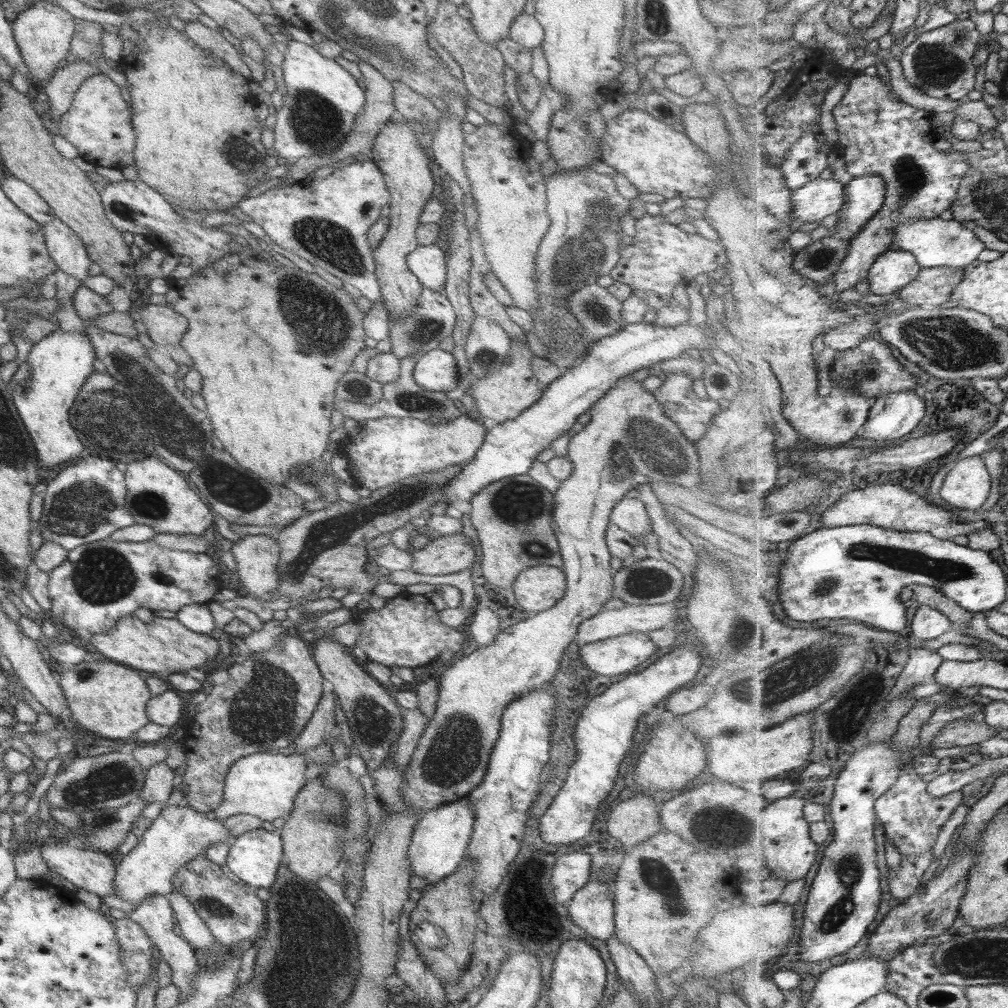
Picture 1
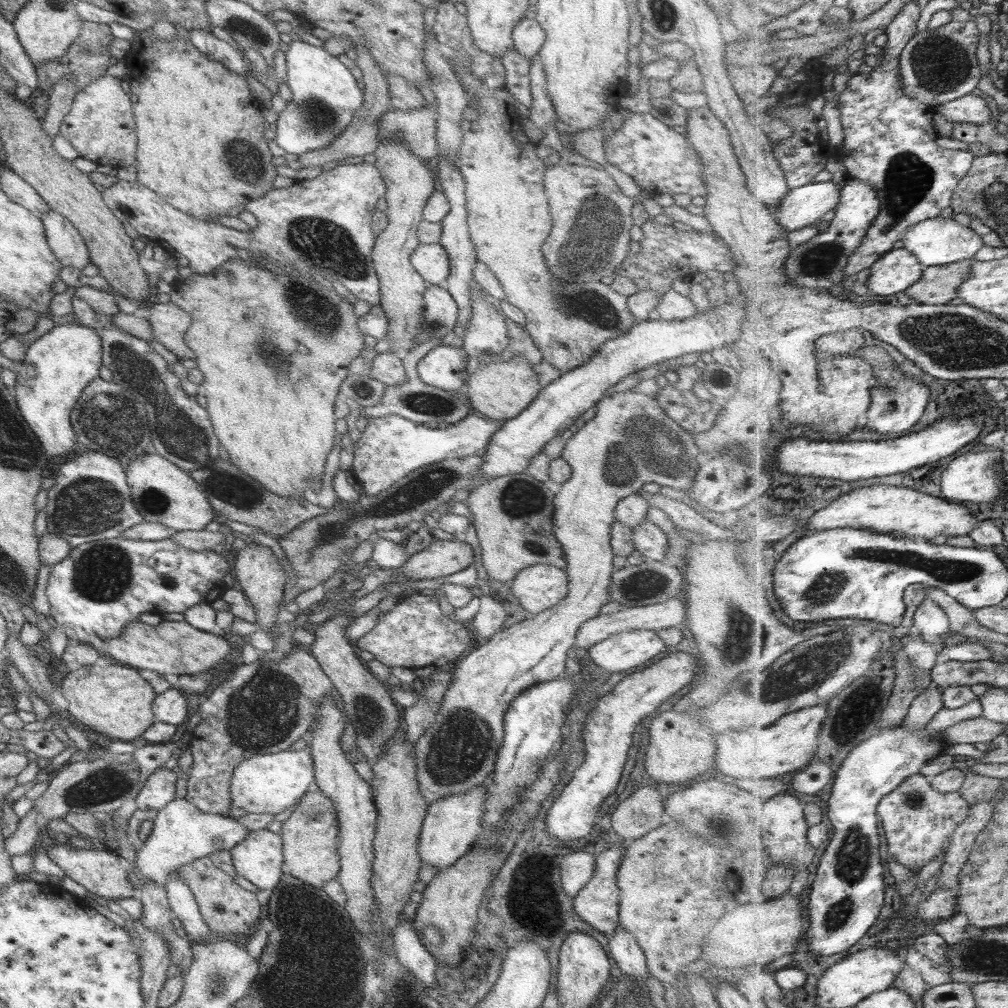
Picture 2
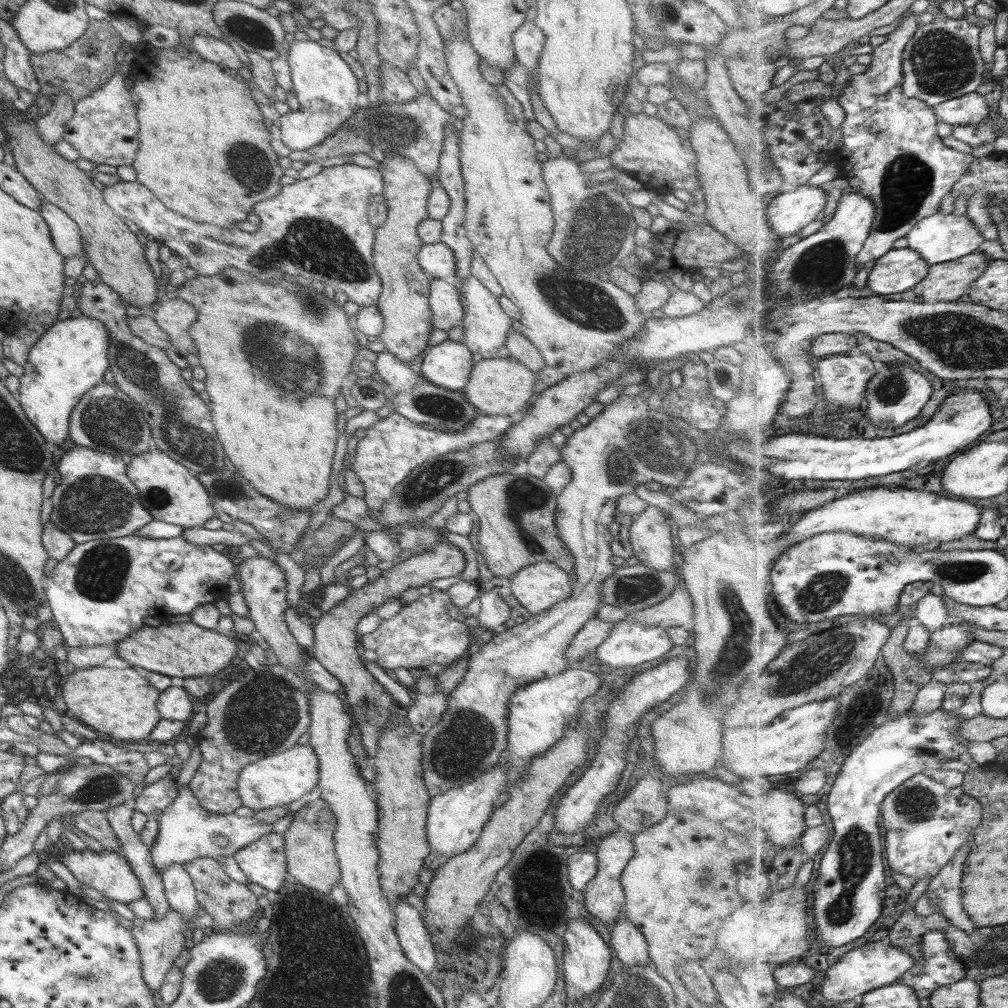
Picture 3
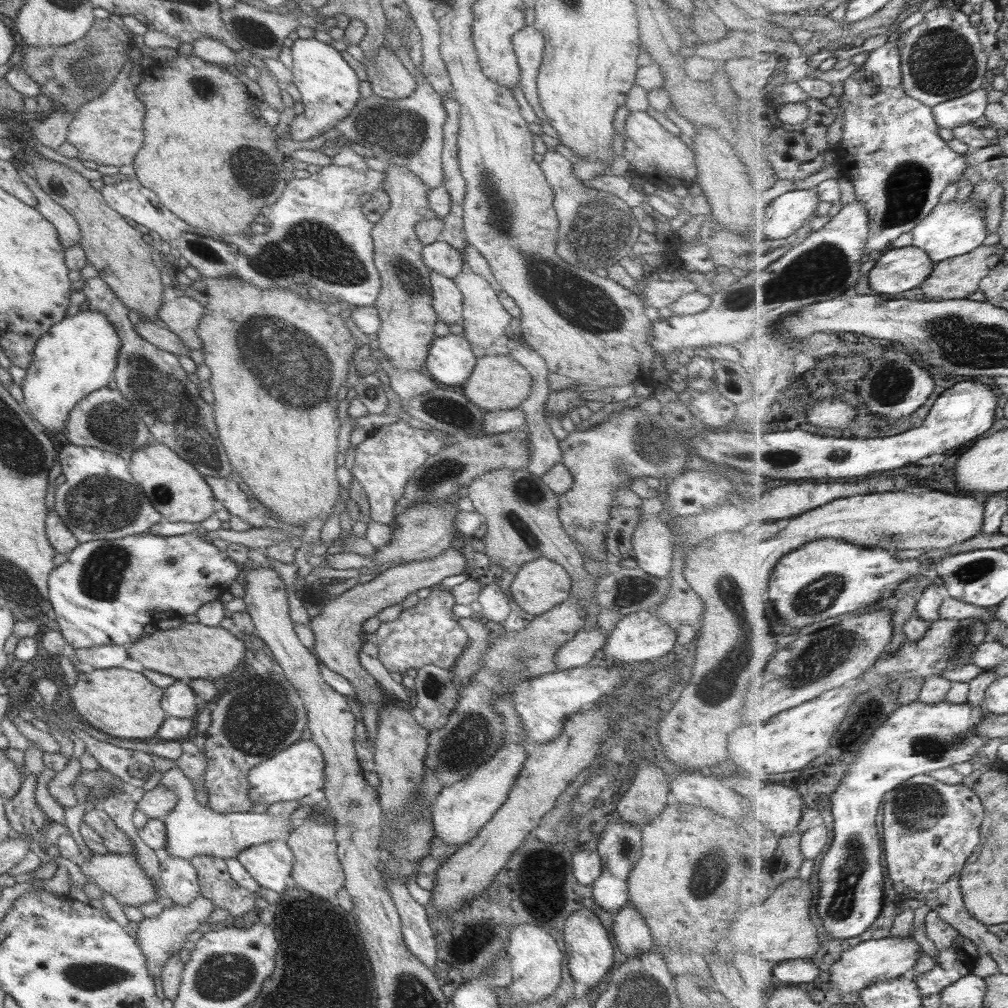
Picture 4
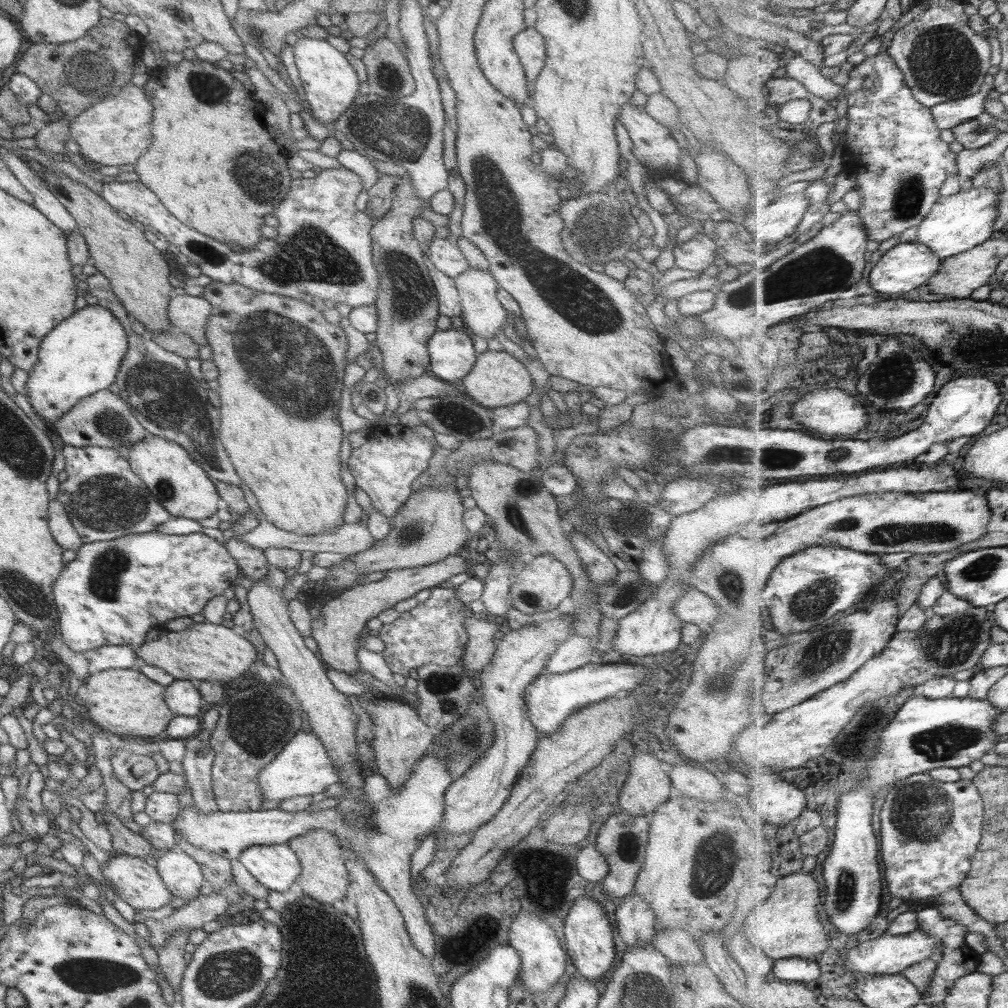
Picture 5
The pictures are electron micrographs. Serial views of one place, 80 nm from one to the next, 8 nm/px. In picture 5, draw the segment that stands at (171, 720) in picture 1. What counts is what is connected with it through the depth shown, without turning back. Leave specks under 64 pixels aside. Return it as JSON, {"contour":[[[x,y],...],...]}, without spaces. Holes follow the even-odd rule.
{"contour":[[[173,679],[171,684],[164,686],[163,700],[174,716],[192,717],[201,712],[201,695],[195,682]]]}

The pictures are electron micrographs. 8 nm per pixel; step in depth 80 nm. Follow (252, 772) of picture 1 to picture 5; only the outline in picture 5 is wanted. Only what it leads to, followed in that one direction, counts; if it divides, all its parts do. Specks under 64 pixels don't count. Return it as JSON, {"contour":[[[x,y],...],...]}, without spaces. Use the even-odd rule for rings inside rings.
{"contour":[[[299,729],[285,746],[268,762],[257,775],[258,787],[264,800],[285,800],[292,796],[321,797],[338,782],[338,772],[325,752],[321,741],[310,731]]]}

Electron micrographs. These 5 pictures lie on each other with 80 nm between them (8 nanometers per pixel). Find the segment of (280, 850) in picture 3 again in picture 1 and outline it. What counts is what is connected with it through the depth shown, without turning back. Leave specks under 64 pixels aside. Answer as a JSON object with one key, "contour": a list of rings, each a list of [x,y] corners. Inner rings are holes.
{"contour":[[[257,828],[250,832],[243,832],[240,836],[235,836],[228,843],[227,855],[225,855],[225,871],[230,876],[235,876],[243,884],[251,889],[269,889],[273,881],[282,853],[282,842],[277,832],[266,832]]]}

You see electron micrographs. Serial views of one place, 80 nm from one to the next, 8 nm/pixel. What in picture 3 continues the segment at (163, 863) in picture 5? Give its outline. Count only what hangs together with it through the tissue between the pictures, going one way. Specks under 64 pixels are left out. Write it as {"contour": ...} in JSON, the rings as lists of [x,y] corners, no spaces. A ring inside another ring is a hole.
{"contour":[[[183,865],[167,866],[160,874],[168,908],[189,920],[197,917],[199,910],[191,878],[183,872]]]}

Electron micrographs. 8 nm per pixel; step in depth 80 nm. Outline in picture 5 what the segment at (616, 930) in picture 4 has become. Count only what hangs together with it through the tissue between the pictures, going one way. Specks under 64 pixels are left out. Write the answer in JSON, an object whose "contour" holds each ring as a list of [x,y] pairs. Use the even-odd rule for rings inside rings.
{"contour":[[[633,893],[621,899],[616,907],[614,918],[617,934],[627,947],[649,941],[656,931],[653,911],[648,908],[649,905]]]}

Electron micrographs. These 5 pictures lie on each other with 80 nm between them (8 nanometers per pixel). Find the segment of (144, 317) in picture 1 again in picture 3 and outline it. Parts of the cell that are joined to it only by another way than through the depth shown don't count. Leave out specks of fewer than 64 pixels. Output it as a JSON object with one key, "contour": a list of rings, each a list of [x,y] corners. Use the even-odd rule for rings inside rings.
{"contour":[[[177,297],[161,301],[153,310],[153,320],[157,328],[165,333],[171,349],[185,356],[195,352],[195,344],[189,338],[189,327],[195,322],[197,311],[184,300]]]}

